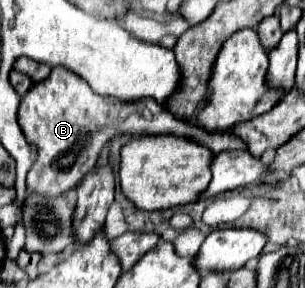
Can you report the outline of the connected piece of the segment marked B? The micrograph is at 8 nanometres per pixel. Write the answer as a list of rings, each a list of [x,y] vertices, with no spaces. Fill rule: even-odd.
[[[53,68],[49,78],[35,84],[21,100],[19,126],[29,144],[37,148],[37,158],[27,174],[27,190],[43,196],[59,196],[73,190],[87,172],[95,168],[101,150],[117,132],[121,134],[179,134],[191,136],[205,144],[209,150],[247,150],[239,136],[229,132],[207,132],[177,120],[169,110],[161,108],[155,100],[139,100],[123,104],[115,98],[101,98],[91,86],[67,68]]]

